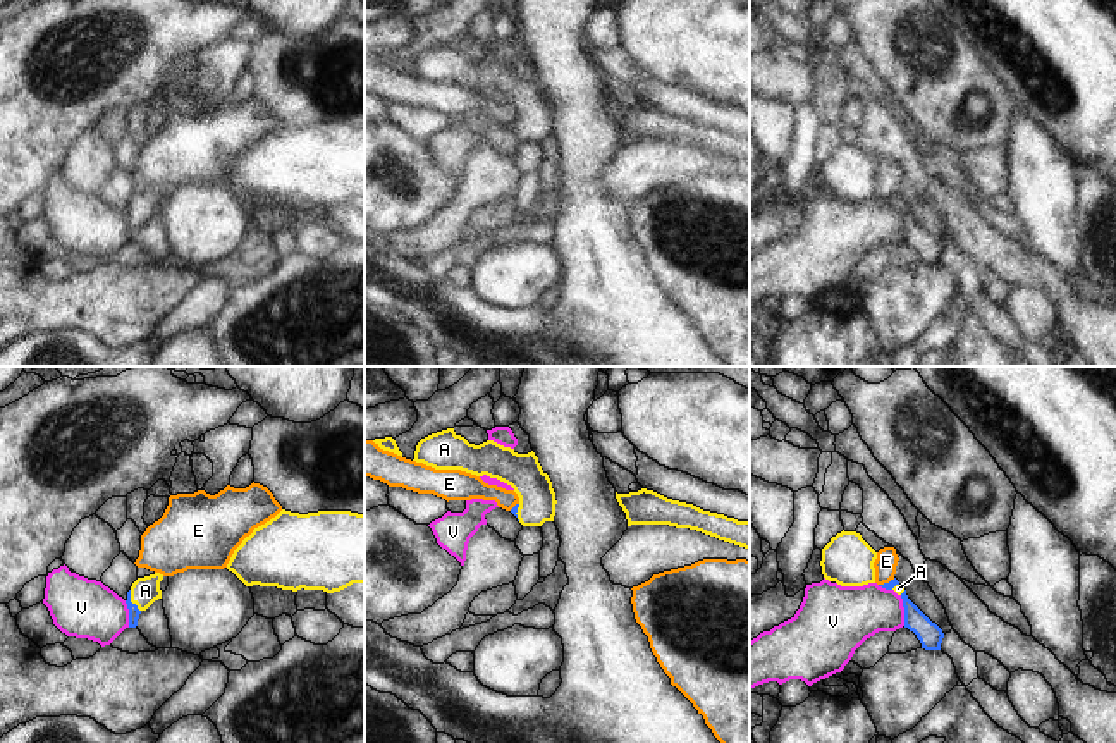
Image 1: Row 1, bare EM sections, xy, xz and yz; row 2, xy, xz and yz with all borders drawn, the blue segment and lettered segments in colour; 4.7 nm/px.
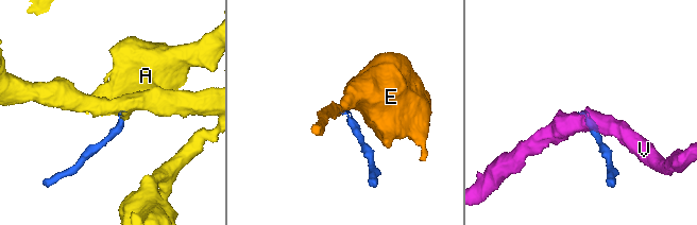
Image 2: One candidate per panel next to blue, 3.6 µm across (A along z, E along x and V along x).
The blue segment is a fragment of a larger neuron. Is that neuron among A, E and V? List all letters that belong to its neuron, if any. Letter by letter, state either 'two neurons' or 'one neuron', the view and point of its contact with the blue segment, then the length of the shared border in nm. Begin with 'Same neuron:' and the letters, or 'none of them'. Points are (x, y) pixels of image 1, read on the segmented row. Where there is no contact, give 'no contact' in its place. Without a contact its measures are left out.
Same neuron: A
A: one neuron; meets blue in xy at (129, 601); contact 120 nm long
E: two neurons; meets blue in yz at (886, 583); contact 90 nm long
V: two neurons; meets blue in yz at (905, 611); contact 150 nm long

